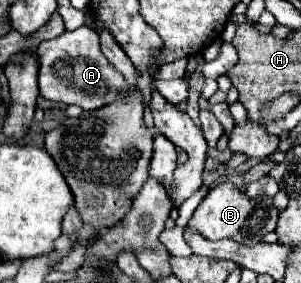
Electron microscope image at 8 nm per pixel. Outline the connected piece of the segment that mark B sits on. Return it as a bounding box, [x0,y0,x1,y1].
[189,181,279,245]

